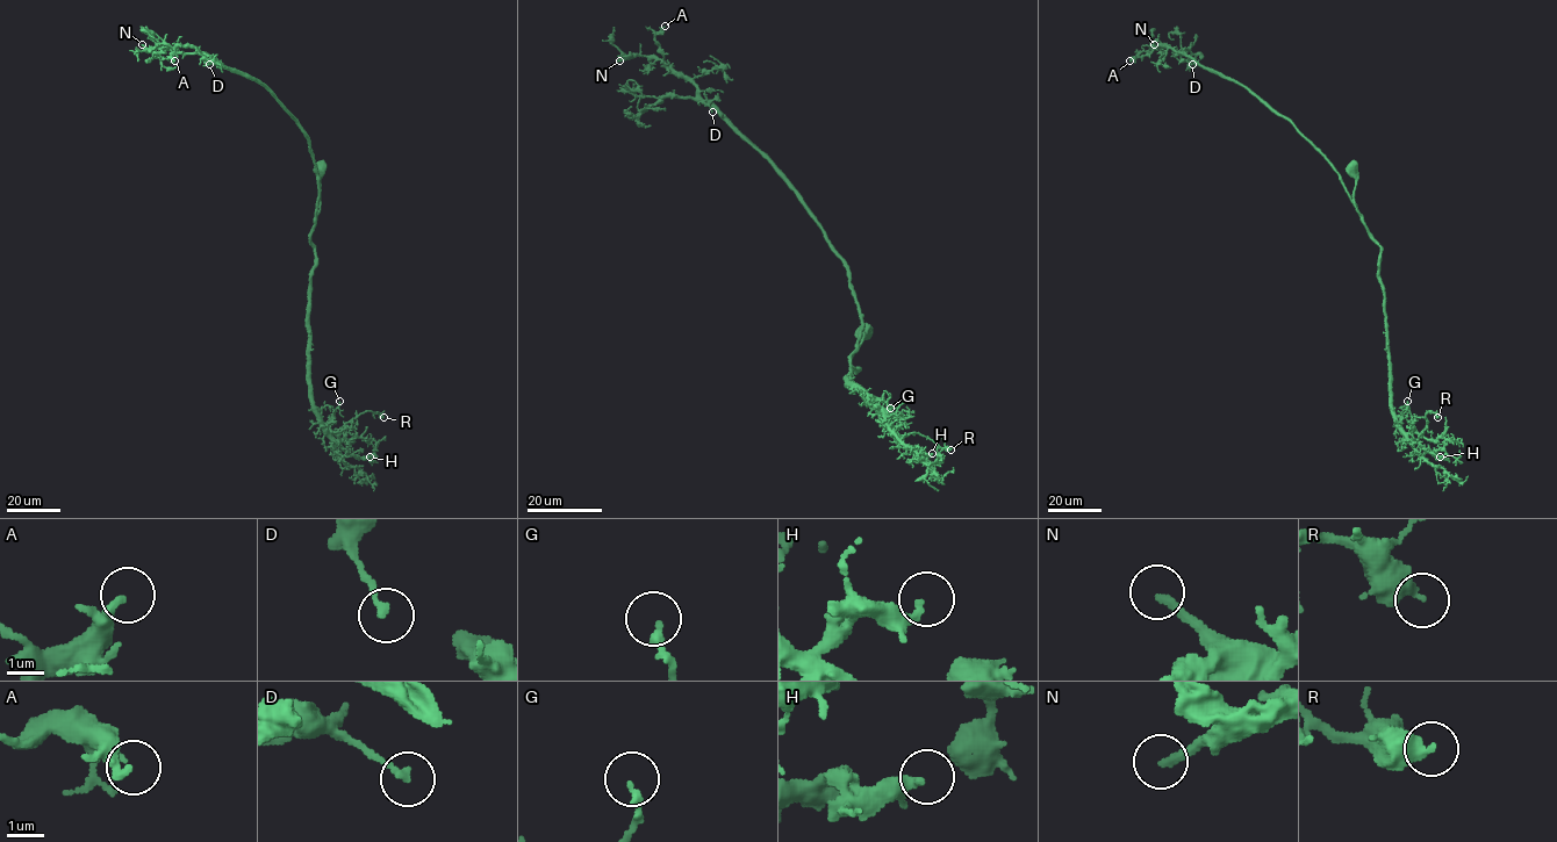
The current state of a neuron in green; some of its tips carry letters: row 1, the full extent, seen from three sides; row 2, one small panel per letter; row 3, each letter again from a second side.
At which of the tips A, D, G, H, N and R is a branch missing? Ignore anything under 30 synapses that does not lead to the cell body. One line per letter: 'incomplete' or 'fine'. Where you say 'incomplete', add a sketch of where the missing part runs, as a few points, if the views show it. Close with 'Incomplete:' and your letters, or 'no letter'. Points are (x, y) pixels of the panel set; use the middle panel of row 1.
A: fine
D: fine
G: fine
H: fine
N: incomplete; missing branch runs (619, 60), (602, 59)
R: fine
Incomplete: N

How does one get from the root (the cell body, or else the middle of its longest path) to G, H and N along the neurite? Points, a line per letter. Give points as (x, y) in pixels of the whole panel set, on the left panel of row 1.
G: (318, 170), (320, 211), (310, 236), (315, 266), (308, 290), (309, 400), (327, 432), (339, 401)
H: (318, 170), (320, 211), (310, 236), (309, 400), (334, 440), (357, 457), (370, 457)
N: (318, 170), (316, 215), (318, 178), (309, 137), (260, 84), (193, 48), (142, 44)

